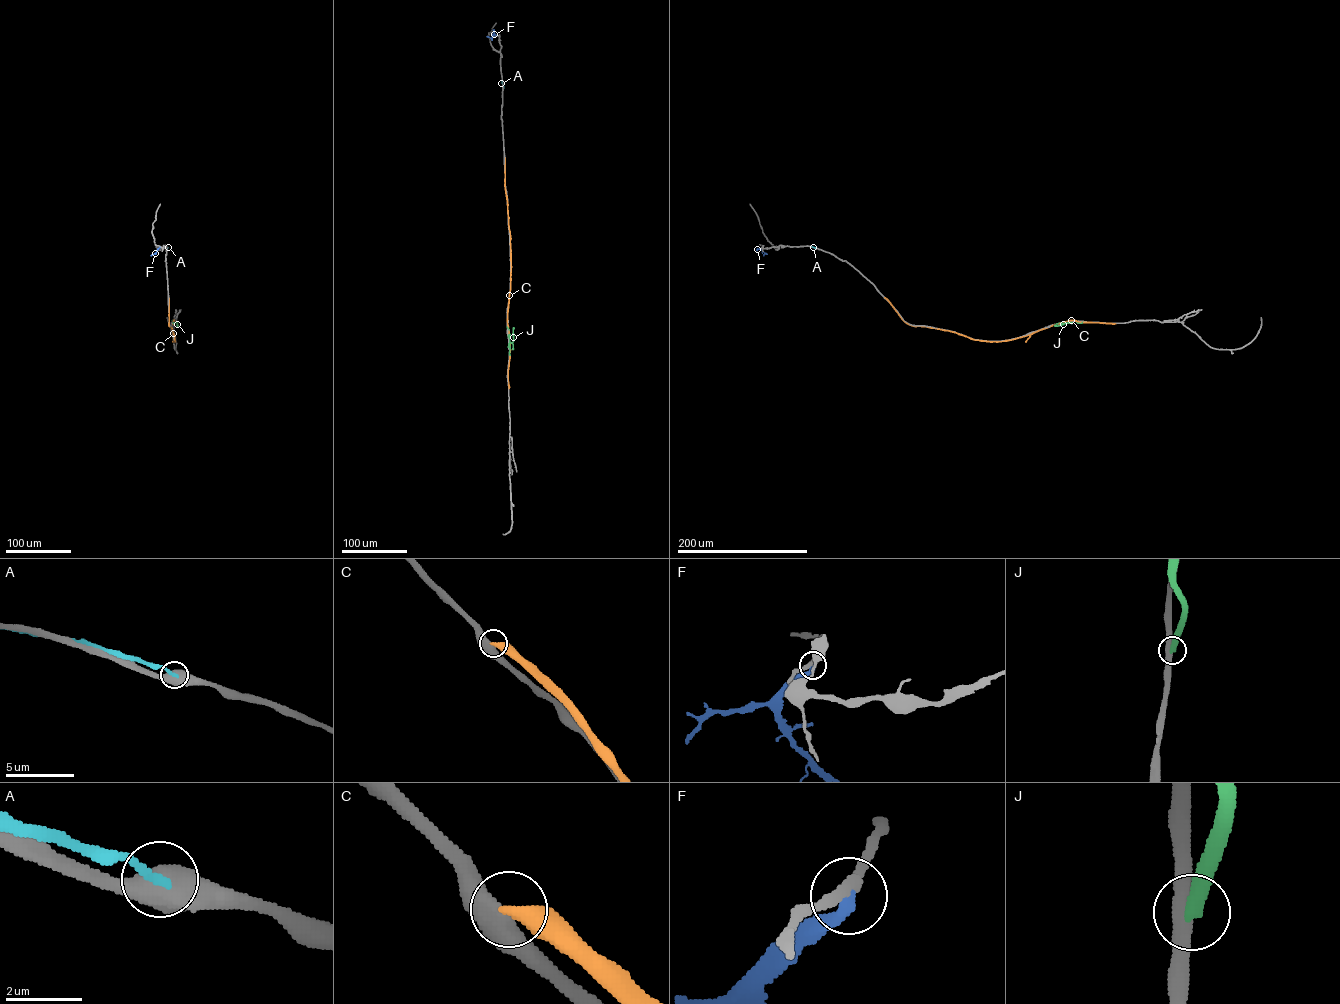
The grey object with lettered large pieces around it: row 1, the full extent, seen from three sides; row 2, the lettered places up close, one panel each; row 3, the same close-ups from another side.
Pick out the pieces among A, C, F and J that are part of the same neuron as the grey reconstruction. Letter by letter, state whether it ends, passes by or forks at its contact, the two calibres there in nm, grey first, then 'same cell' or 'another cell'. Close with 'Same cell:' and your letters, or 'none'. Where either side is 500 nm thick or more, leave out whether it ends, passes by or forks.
A: 500/240 nm | another cell
C: 550/550 nm | another cell
F: it ends | 300/420 nm | another cell
J: it ends | 440/420 nm | another cell
Same cell: none

